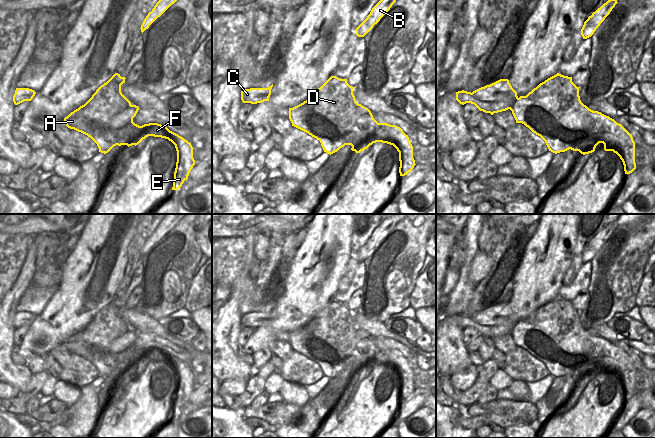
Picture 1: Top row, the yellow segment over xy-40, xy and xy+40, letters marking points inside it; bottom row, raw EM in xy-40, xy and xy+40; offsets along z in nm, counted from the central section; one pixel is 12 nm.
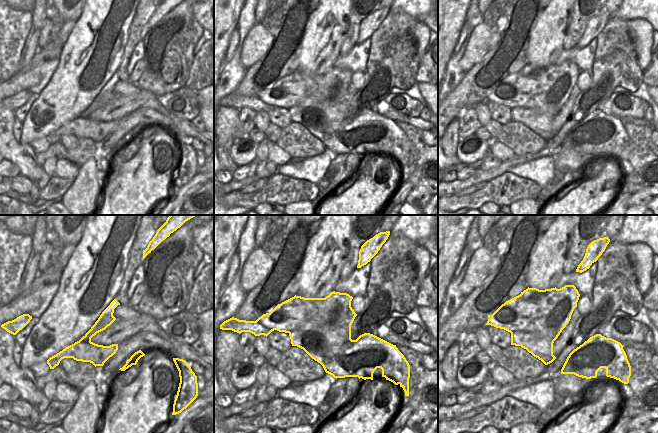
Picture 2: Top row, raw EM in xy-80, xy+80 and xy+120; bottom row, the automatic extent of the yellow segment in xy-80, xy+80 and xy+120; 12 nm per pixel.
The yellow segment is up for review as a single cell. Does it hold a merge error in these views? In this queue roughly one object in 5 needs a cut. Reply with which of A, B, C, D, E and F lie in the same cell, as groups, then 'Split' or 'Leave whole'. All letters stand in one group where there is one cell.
Groups: A E F / B C D. Split.

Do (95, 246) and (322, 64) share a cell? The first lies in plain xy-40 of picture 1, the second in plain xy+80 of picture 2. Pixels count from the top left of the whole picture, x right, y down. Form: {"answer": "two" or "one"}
{"answer": "one"}

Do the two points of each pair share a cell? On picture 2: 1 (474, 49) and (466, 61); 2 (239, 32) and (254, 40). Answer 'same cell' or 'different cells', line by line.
1: same cell
2: different cells

